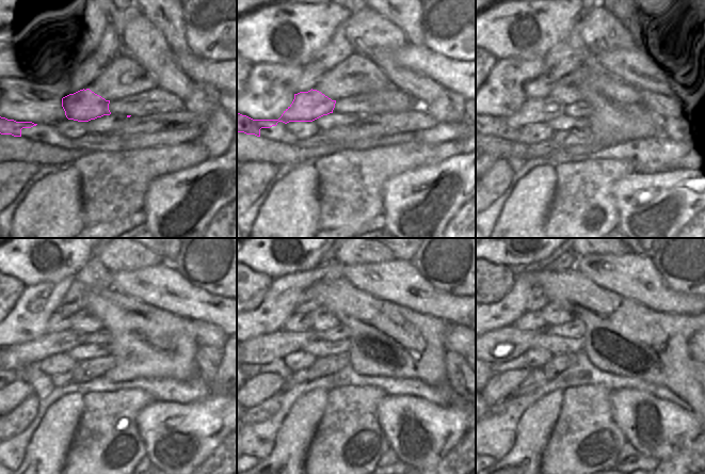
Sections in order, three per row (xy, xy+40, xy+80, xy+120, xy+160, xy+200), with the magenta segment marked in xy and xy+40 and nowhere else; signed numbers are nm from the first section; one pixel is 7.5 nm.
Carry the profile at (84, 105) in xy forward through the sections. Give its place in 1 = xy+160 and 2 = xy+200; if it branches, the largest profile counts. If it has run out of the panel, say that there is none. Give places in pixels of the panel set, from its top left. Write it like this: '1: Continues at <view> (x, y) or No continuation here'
1: Continues at xy+160 (262, 349)
2: Continues at xy+200 (497, 346).

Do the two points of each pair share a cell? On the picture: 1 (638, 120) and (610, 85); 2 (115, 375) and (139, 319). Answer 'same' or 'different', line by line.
1: same
2: same

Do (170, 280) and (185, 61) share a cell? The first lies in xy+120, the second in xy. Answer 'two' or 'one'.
one

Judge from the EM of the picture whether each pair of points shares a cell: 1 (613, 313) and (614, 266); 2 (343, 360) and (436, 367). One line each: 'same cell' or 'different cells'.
1: different cells
2: different cells

